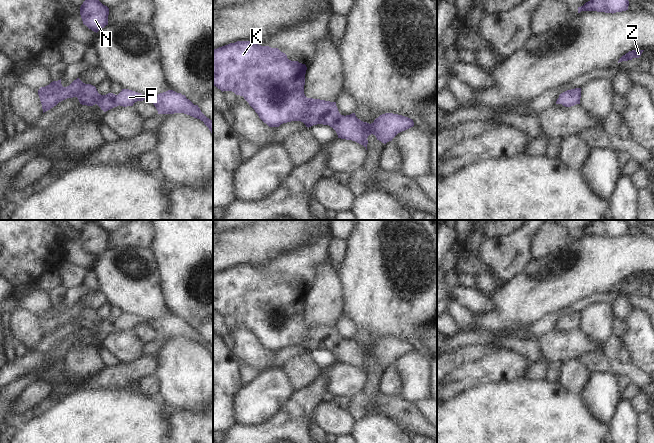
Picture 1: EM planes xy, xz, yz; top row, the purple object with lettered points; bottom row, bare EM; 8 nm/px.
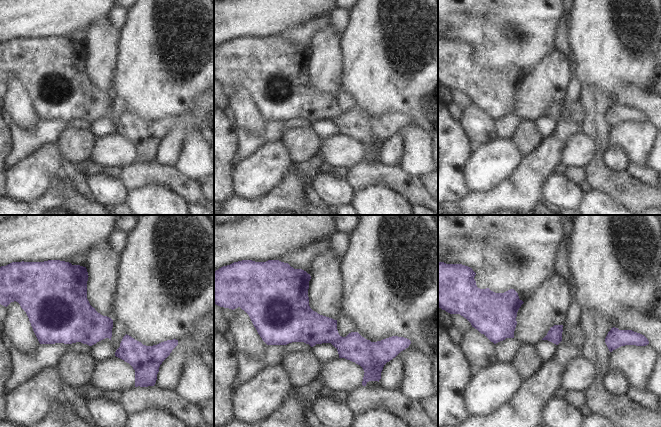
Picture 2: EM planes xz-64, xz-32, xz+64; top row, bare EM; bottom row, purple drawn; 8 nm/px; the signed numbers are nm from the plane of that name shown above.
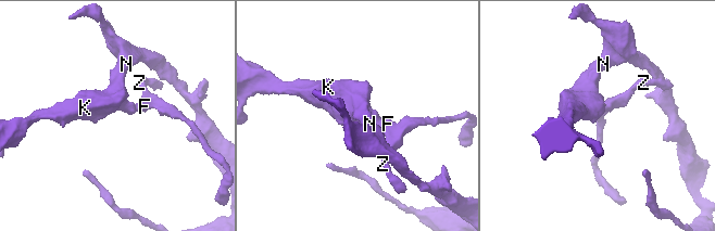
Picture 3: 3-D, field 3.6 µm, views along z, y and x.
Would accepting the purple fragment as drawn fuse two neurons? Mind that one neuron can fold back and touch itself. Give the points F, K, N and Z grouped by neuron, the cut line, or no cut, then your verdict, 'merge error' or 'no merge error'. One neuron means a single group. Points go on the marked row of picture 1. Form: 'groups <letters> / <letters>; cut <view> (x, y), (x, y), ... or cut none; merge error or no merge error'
groups F K N Z; cut none; no merge error

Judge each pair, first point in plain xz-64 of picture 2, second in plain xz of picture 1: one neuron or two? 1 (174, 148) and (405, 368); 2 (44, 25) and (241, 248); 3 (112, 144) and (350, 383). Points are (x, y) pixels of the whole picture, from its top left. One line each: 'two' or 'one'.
1: two
2: one
3: one

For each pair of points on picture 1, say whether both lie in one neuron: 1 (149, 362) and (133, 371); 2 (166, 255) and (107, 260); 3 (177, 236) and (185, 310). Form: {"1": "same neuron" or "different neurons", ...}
{"1": "same neuron", "2": "different neurons", "3": "same neuron"}

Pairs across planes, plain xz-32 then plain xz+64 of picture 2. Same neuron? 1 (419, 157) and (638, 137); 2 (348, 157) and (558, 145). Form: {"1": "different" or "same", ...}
{"1": "same", "2": "different"}

